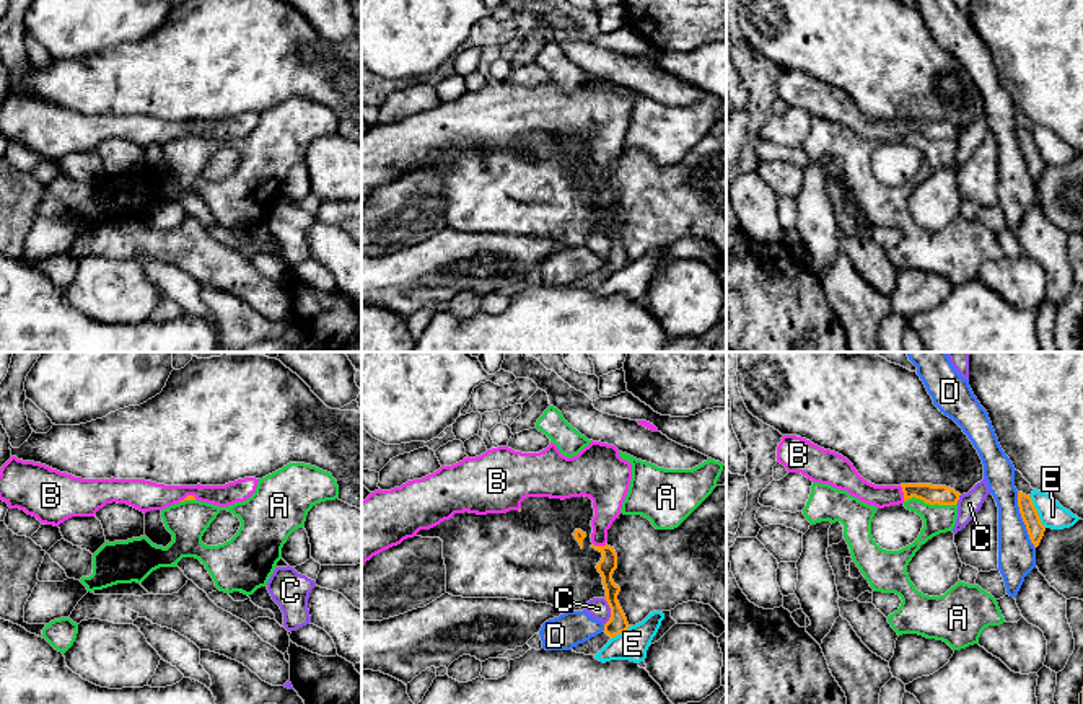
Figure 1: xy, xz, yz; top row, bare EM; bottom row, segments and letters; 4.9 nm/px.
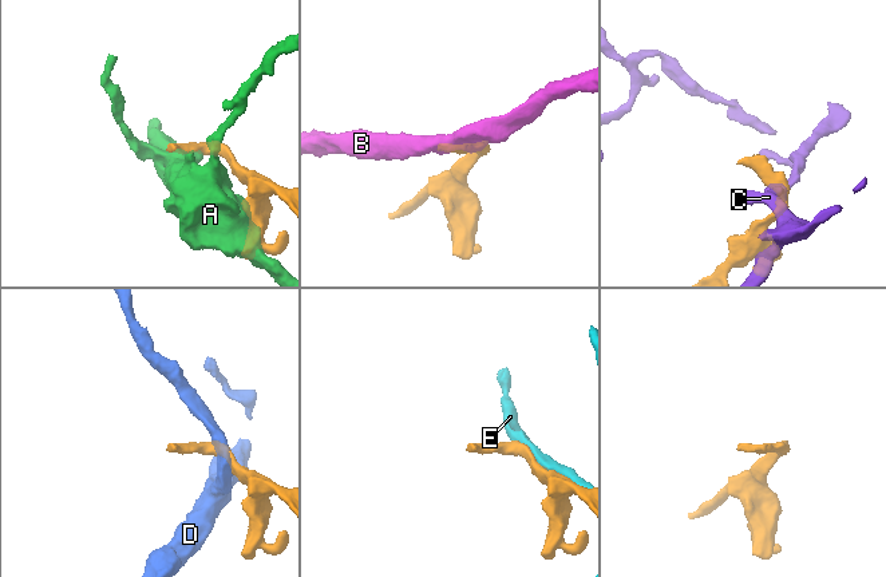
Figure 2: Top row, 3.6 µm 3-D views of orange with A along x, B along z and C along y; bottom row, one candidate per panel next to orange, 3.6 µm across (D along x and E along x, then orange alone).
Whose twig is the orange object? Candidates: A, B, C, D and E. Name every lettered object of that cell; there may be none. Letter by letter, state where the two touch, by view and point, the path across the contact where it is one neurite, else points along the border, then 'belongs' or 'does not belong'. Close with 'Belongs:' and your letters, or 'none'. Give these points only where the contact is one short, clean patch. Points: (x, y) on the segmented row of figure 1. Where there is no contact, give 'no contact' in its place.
A: meets orange in yz at (930, 504); does not belong
B: meets orange in yz at (904, 494); belongs
C: meets orange in xz at (611, 613); border along xz (606, 600), (609, 620), (605, 624); does not belong
D: meets orange in yz at (1023, 520); border along yz (1017, 492), (1018, 512), (1034, 548); does not belong
E: meets orange in yz at (1036, 512); does not belong
Belongs: B

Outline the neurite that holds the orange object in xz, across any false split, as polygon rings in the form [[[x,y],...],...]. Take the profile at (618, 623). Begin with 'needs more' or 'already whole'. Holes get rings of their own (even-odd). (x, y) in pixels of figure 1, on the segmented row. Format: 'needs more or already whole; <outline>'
needs more; [[[591,440],[572,458],[563,456],[552,442],[539,453],[492,448],[401,487],[378,489],[362,500],[362,565],[454,513],[506,513],[520,510],[526,497],[565,500],[585,495],[594,508],[591,548],[603,554],[596,569],[611,608],[604,632],[612,639],[630,626],[617,601],[620,587],[612,580],[617,554],[606,543],[630,479],[632,464],[619,456],[614,445],[601,442]]]

